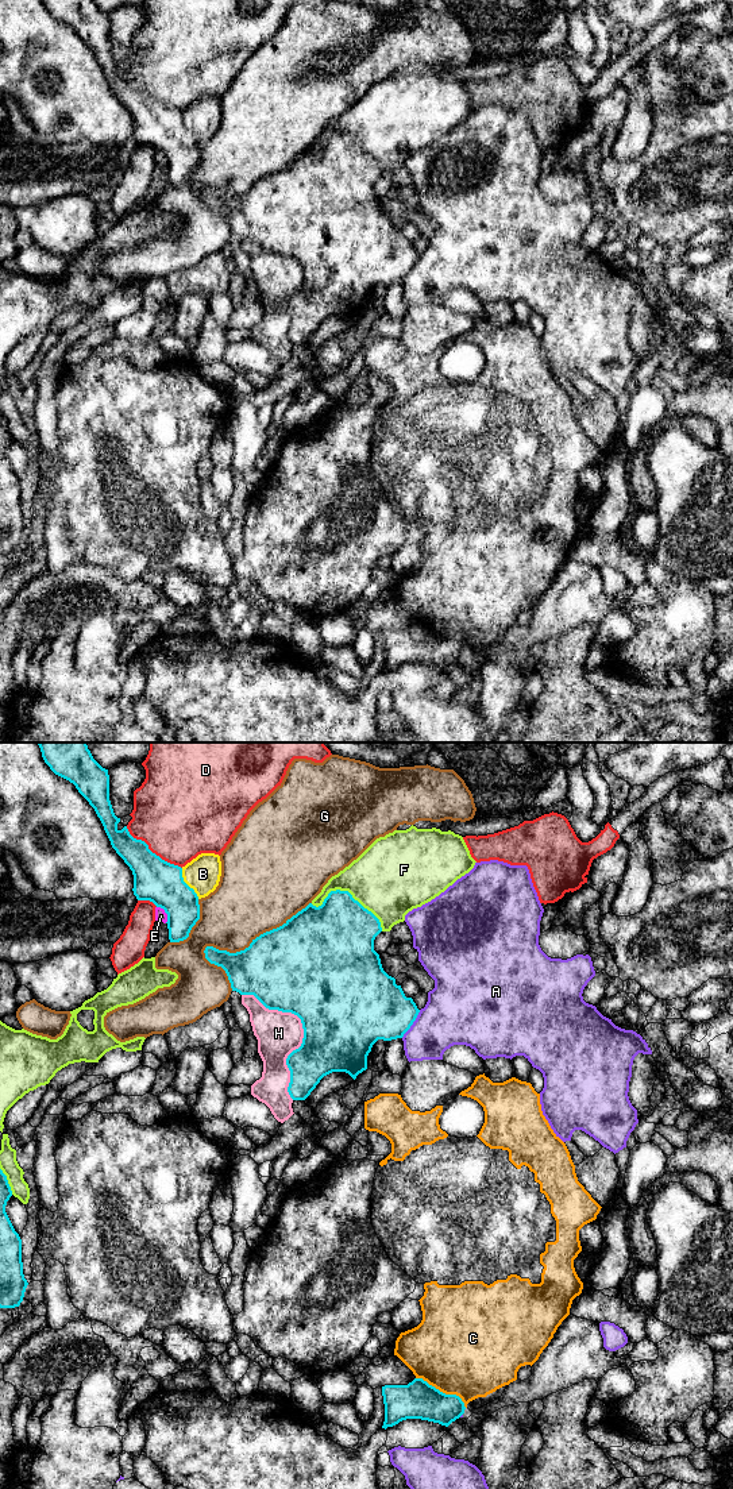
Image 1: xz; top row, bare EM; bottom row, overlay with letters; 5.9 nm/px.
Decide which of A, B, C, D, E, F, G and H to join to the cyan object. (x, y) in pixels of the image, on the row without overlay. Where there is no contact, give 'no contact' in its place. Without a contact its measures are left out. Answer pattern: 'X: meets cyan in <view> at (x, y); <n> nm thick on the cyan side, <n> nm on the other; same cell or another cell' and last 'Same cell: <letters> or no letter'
A: meets cyan in xz at (412, 267); 380 nm thick on the cyan side, 360 nm on the other; another cell
B: meets cyan in xz at (185, 127); 260 nm thick on the cyan side, 220 nm on the other; another cell
C: meets cyan in xz at (442, 636); 220 nm thick on the cyan side, 480 nm on the other; another cell
D: meets cyan in xz at (150, 95); 260 nm thick on the cyan side, 480 nm on the other; another cell
E: meets cyan in xz at (165, 155); 260 nm thick on the cyan side, 70 nm on the other; another cell
F: meets cyan in xz at (348, 137); 400 nm thick on the cyan side, 440 nm on the other; another cell
G: meets cyan in xz at (253, 185); 480 nm thick on the cyan side, 420 nm on the other; another cell
H: meets cyan in xz at (304, 276); 500 nm thick on the cyan side, 260 nm on the other; another cell
Same cell: no letter

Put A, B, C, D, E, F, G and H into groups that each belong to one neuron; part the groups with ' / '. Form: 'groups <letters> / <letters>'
groups A / B E / C / D / F / G / H

